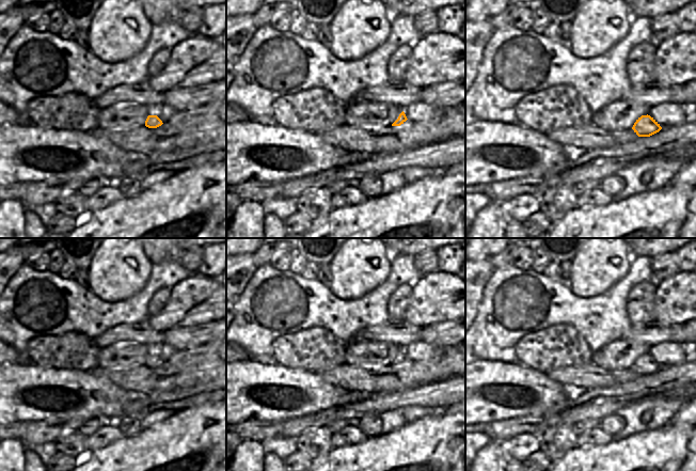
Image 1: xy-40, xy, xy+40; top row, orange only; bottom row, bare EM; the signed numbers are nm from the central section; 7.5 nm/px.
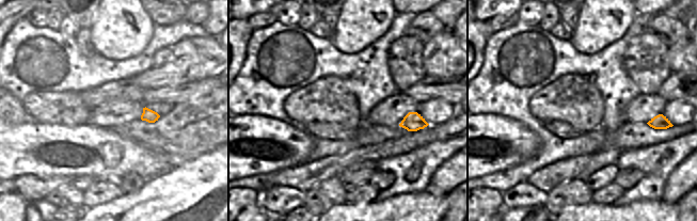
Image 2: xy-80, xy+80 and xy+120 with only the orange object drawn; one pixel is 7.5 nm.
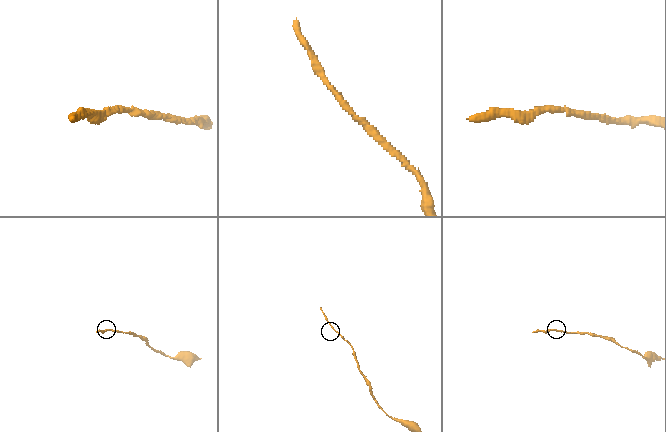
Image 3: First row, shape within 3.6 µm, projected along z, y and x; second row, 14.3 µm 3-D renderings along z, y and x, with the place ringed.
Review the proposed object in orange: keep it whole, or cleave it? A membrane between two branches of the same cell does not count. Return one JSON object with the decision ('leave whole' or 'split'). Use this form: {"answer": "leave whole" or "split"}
{"answer": "leave whole"}

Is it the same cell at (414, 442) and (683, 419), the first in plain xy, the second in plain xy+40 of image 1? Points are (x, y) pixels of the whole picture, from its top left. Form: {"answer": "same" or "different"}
{"answer": "different"}

